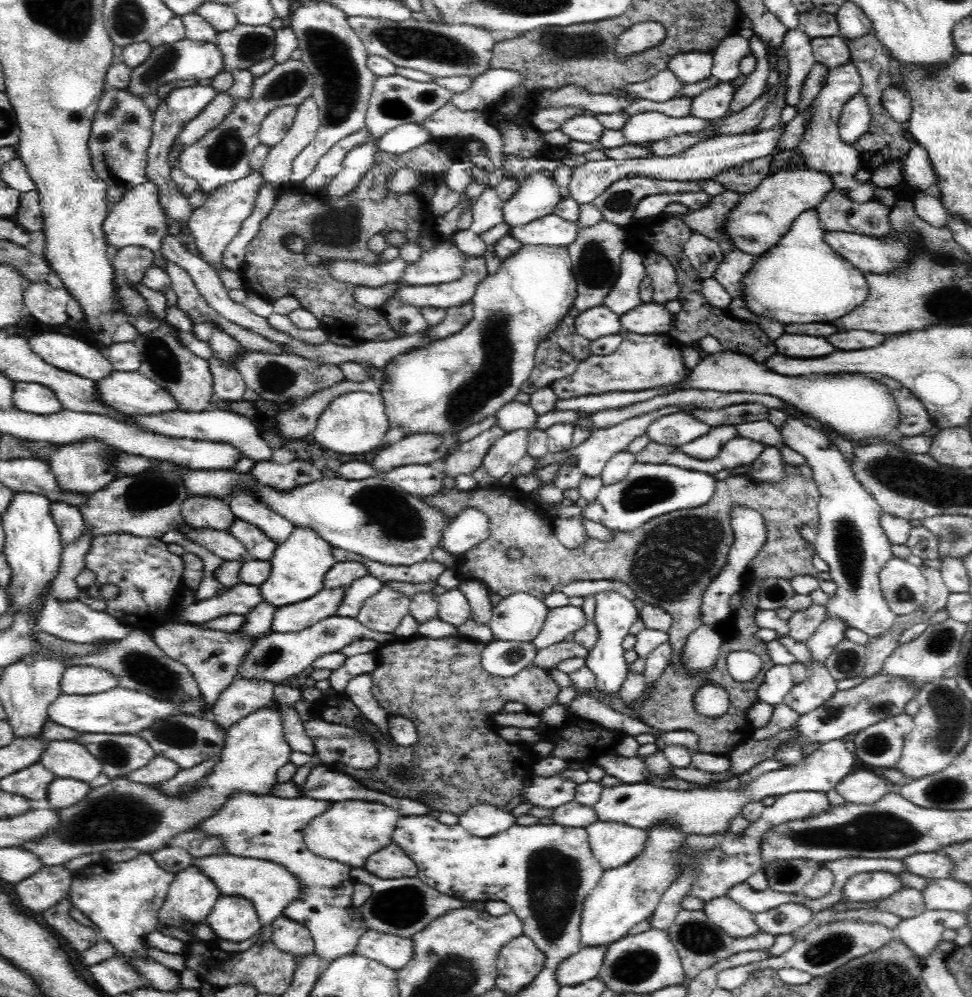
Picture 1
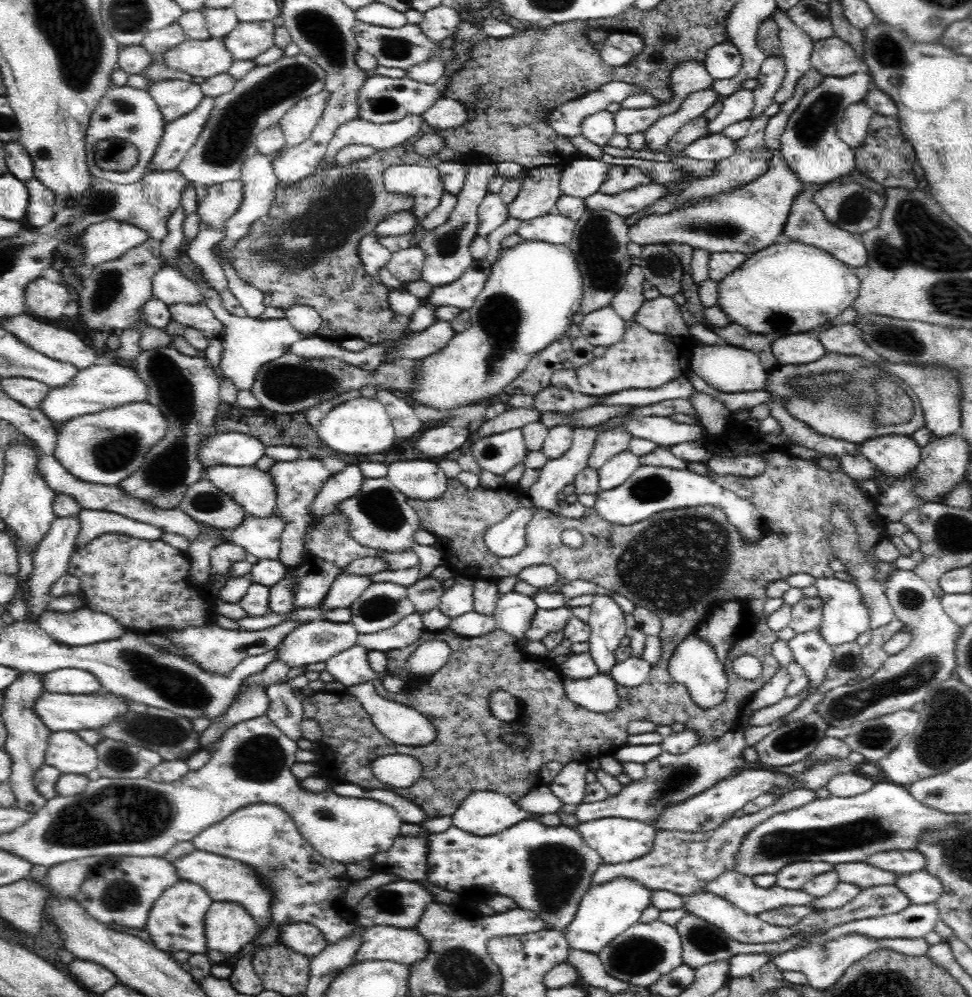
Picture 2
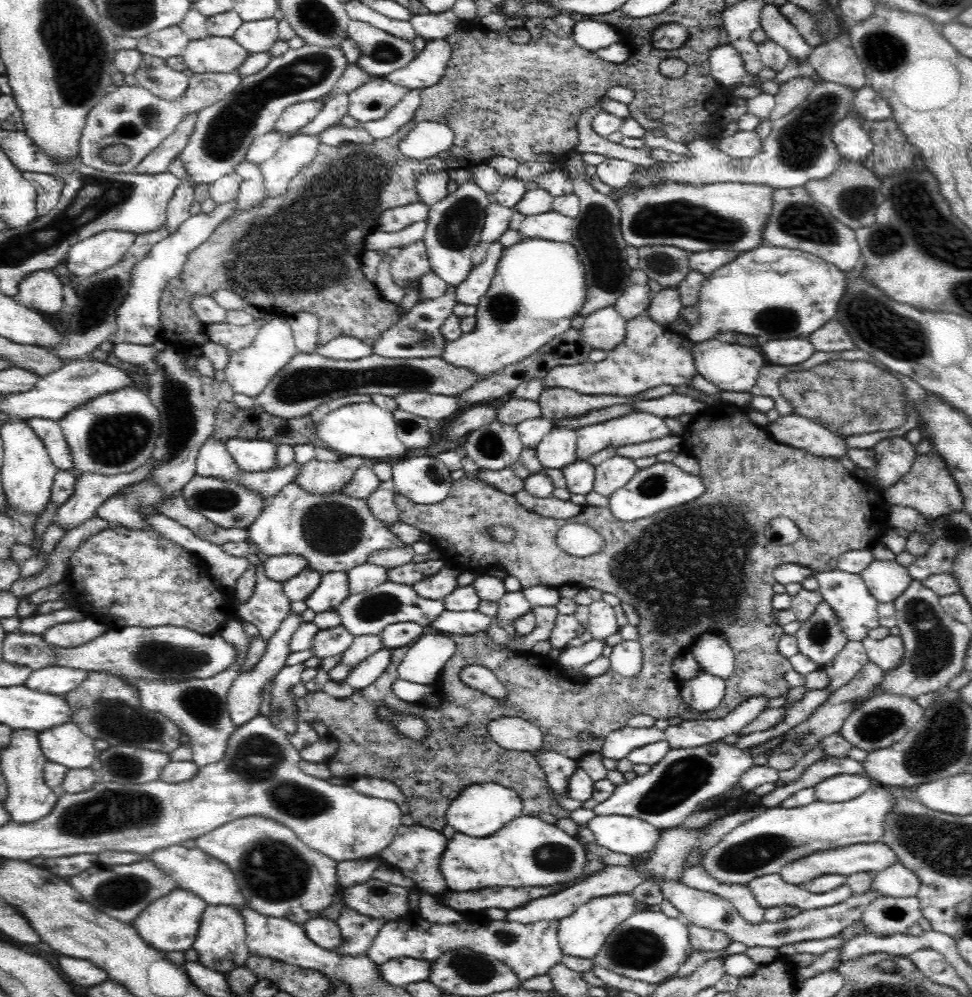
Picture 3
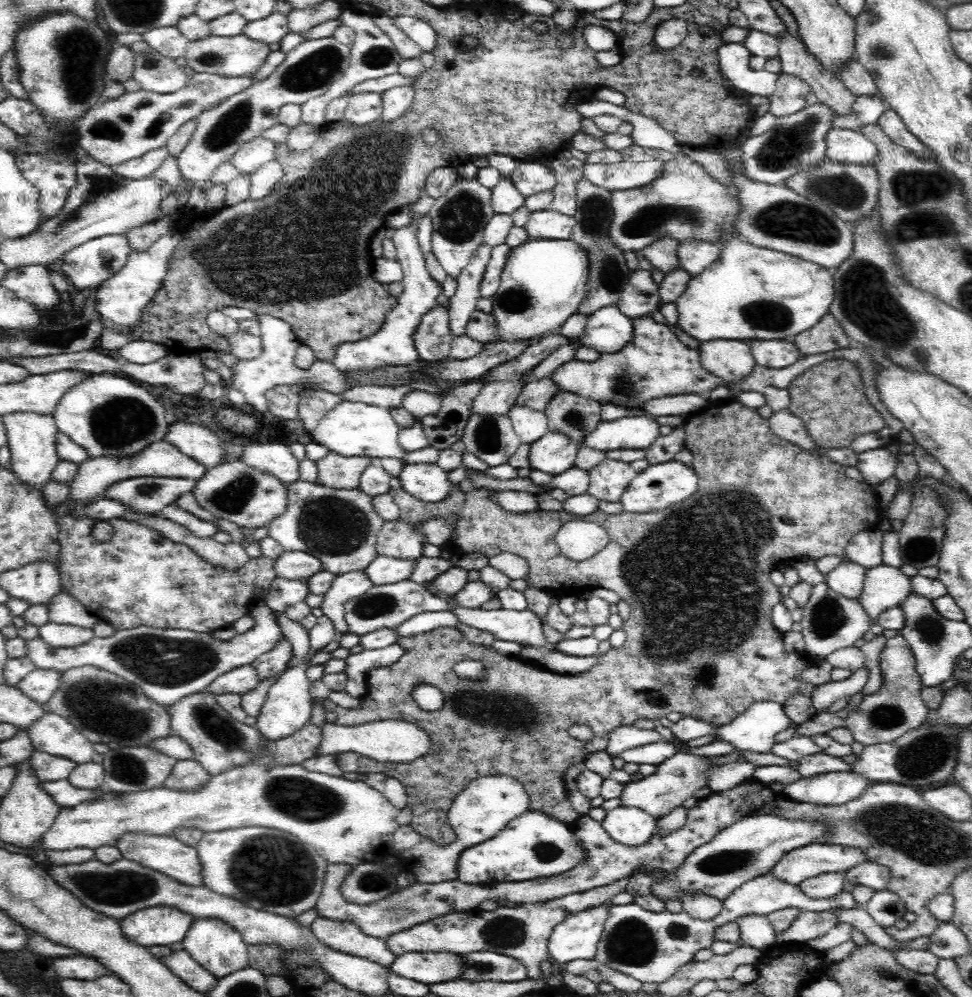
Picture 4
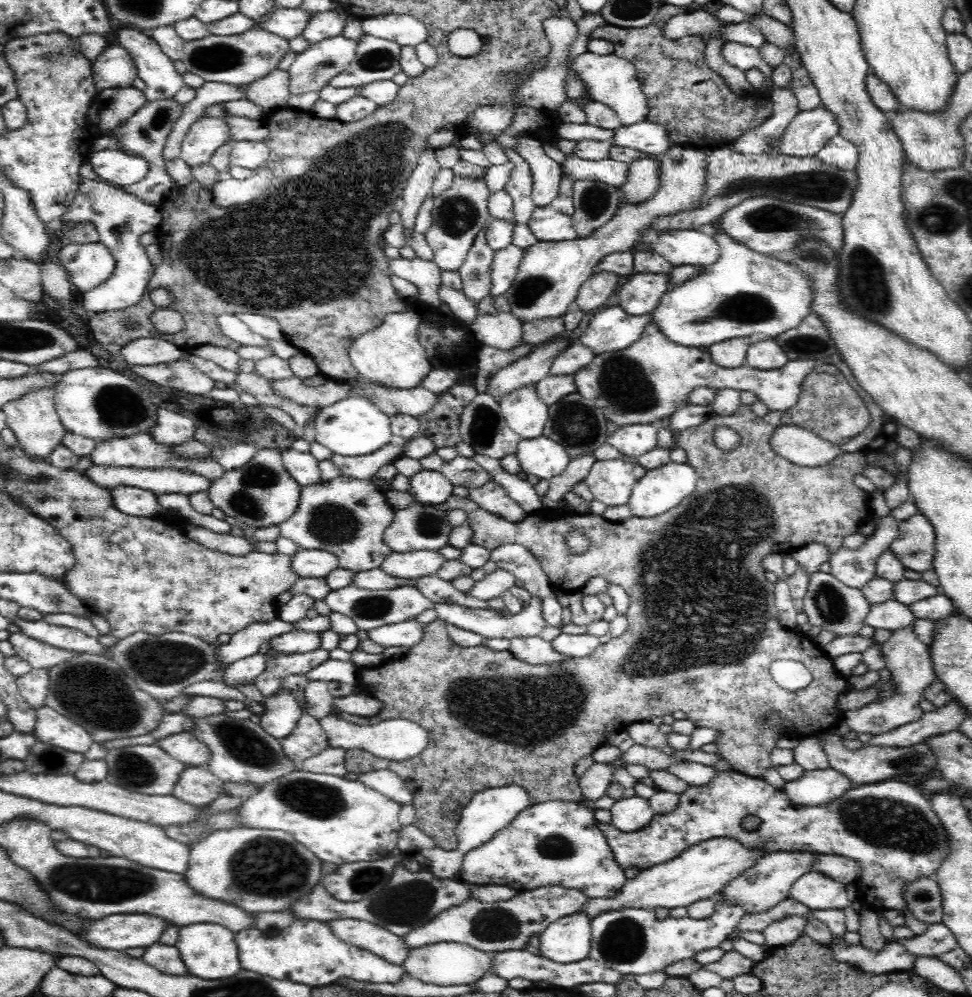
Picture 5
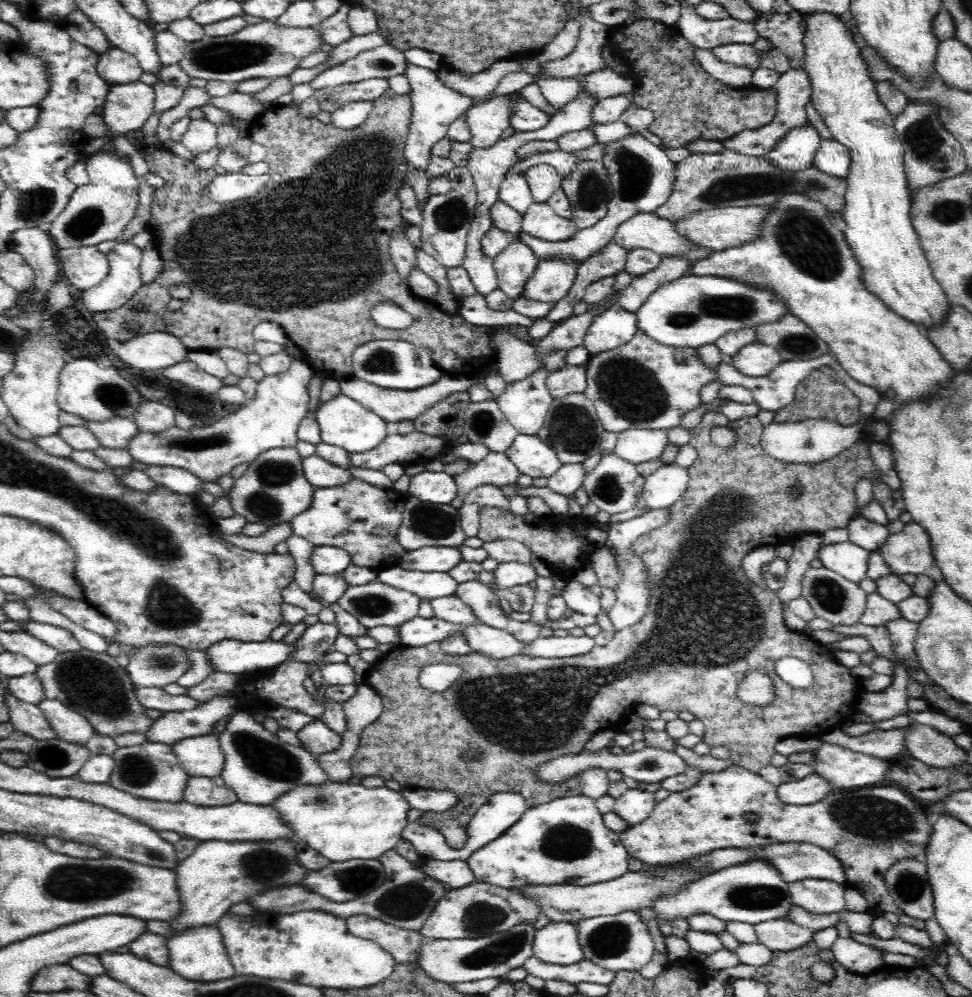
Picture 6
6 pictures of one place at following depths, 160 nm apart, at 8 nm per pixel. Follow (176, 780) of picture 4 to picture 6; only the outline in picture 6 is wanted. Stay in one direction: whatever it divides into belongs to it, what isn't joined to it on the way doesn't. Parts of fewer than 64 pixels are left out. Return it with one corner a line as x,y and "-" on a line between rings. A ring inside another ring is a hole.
189,777
183,791
183,801
200,806
222,806
236,800
237,795
220,777

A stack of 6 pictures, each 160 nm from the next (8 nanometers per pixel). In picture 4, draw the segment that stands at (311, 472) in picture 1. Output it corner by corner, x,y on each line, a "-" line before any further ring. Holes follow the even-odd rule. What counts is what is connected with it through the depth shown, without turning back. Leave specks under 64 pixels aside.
329,451
316,463
316,484
336,490
358,489
360,474
368,466
368,457
345,457

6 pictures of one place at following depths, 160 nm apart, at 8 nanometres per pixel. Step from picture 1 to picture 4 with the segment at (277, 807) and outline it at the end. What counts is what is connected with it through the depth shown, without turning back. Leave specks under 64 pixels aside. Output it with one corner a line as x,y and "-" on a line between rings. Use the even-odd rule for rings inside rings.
242,826
220,830
220,832
203,833
194,847
203,868
203,881
206,887
216,894
230,897
254,909
271,911
296,919
303,912
315,908
317,900
325,885
328,861
304,844
293,834
265,826

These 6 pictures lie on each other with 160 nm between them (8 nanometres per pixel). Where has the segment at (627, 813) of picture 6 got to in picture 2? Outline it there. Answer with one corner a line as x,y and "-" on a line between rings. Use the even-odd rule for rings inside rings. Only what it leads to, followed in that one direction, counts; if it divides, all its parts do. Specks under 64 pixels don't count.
601,818
590,822
576,824
576,829
581,832
589,848
592,848
603,861
603,864
618,865
633,862
646,856
653,850
656,829
639,820
627,818

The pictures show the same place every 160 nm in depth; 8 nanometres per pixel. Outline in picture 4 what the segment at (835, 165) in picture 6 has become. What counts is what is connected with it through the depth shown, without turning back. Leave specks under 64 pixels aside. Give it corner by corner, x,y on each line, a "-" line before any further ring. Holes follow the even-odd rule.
832,127
826,135
827,158
833,163
870,165
876,163
876,145
859,130

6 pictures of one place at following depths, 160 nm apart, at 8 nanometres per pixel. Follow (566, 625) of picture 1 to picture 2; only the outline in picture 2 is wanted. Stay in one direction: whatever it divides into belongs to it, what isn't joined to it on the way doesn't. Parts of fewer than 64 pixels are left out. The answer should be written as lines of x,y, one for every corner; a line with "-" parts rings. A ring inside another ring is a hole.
561,606
554,610
538,609
533,616
533,621
529,626
526,637
530,640
541,641
546,635
556,631
564,630
568,621
574,617
573,608

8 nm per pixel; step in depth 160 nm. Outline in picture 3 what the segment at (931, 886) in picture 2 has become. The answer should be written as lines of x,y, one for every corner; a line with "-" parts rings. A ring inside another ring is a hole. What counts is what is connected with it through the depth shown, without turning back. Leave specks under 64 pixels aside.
901,863
874,873
872,888
878,892
896,898
917,898
921,887
920,879
913,870
904,867

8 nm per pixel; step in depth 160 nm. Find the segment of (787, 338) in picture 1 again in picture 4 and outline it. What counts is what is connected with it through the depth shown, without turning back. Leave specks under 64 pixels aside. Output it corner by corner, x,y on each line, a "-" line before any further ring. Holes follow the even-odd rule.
760,339
751,342
756,365
770,369
784,369
794,364
802,354
792,340

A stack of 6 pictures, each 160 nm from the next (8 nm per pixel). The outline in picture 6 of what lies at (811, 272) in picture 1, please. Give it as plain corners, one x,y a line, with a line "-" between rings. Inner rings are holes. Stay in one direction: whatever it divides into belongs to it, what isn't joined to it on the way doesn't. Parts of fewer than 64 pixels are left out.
682,276
660,286
636,312
638,330
664,346
678,349
715,344
724,334
762,323
774,323
788,316
786,301
772,289
750,287
742,281
718,276

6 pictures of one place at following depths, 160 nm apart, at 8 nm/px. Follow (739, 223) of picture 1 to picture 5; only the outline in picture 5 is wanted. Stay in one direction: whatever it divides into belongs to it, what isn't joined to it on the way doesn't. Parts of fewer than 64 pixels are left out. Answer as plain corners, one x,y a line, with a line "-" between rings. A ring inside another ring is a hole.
671,145
658,161
658,188
642,202
618,204
616,214
599,226
590,238
576,238
561,242
537,241
524,250
517,276
502,296
507,299
512,314
522,325
546,318
562,318
578,298
579,289
595,271
600,261
616,252
639,249
644,231
660,217
697,209
705,193
707,162
703,149
685,145

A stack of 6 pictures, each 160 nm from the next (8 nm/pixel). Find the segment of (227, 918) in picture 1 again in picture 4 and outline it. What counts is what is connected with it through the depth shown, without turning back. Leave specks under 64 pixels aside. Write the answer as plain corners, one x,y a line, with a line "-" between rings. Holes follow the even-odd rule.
198,918
190,925
181,942
185,951
216,978
222,978
249,966
247,944
243,936
233,926
217,918

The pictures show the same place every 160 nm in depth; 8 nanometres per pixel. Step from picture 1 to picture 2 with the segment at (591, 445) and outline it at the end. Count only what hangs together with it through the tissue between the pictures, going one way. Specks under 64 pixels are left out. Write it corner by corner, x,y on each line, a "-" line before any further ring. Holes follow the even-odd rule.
621,426
599,432
594,440
594,446
588,454
587,466
598,470
610,458
629,447
632,435

